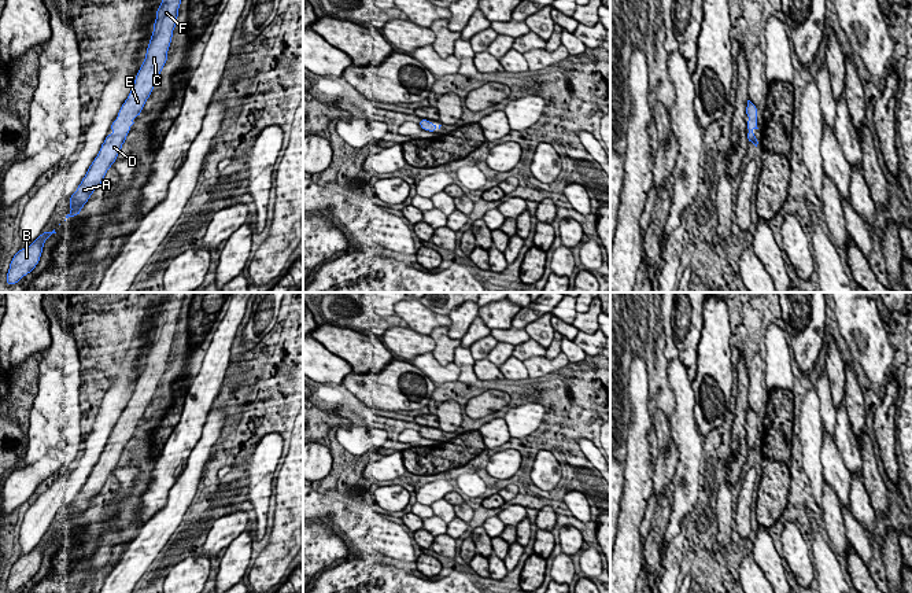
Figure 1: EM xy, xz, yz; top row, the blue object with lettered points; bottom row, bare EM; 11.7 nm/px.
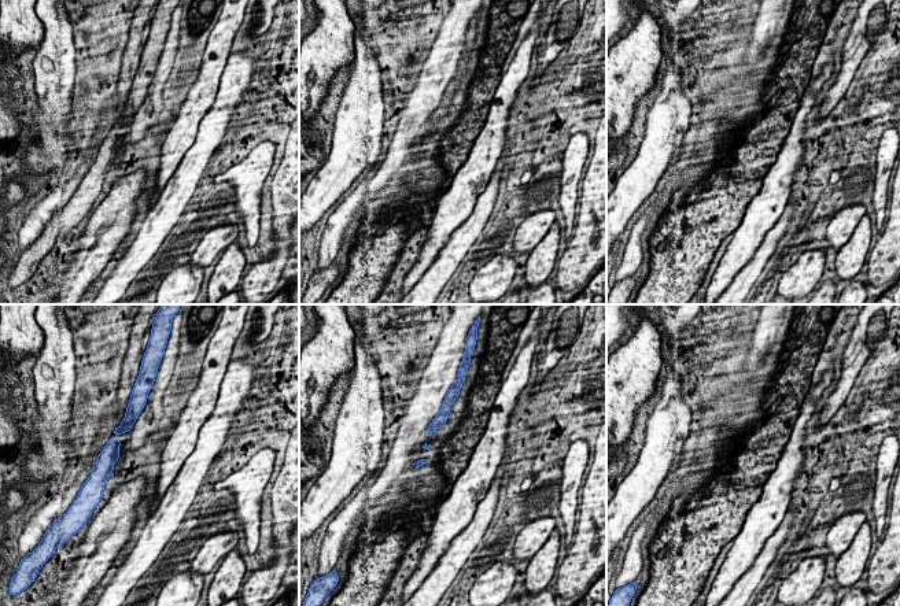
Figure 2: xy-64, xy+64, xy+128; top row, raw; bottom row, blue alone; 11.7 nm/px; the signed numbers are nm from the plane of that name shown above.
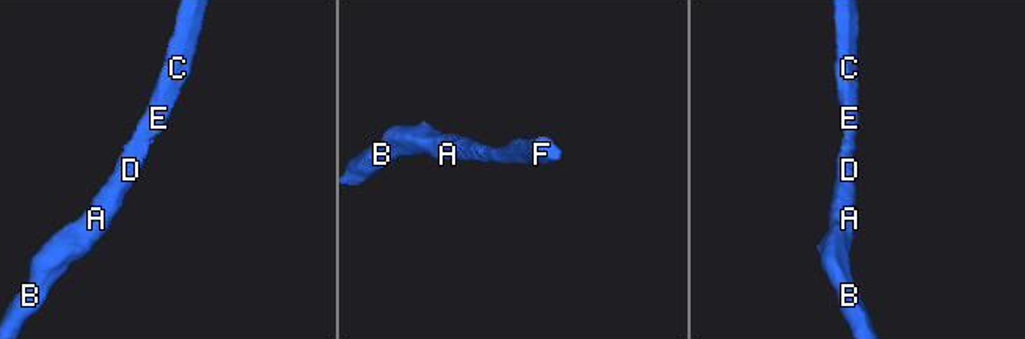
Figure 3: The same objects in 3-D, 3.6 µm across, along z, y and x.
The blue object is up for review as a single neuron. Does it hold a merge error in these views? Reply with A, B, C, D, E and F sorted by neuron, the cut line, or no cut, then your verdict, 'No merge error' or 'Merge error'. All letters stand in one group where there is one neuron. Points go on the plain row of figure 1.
Groups: A B C D E F. No split. No merge error

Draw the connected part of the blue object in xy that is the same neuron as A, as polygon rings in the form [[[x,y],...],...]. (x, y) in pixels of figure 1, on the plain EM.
[[[171,292],[162,305],[162,312],[156,317],[156,327],[145,367],[137,379],[133,395],[122,412],[117,427],[110,434],[114,439],[106,443],[97,464],[93,467],[77,498],[70,504],[71,519],[66,523],[66,527],[81,522],[81,516],[117,468],[122,452],[130,441],[130,434],[134,431],[133,427],[141,421],[147,406],[152,401],[158,383],[167,369],[167,358],[177,332],[178,316],[185,294]]]

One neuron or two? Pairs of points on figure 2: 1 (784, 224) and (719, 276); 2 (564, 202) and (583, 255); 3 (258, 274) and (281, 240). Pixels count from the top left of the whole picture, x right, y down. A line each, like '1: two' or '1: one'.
1: two
2: two
3: one

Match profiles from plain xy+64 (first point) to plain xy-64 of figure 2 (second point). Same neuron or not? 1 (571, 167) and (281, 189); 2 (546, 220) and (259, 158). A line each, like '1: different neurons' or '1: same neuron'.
1: different neurons
2: different neurons

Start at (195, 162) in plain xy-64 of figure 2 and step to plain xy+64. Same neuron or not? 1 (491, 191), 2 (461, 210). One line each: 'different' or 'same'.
1: same
2: different

